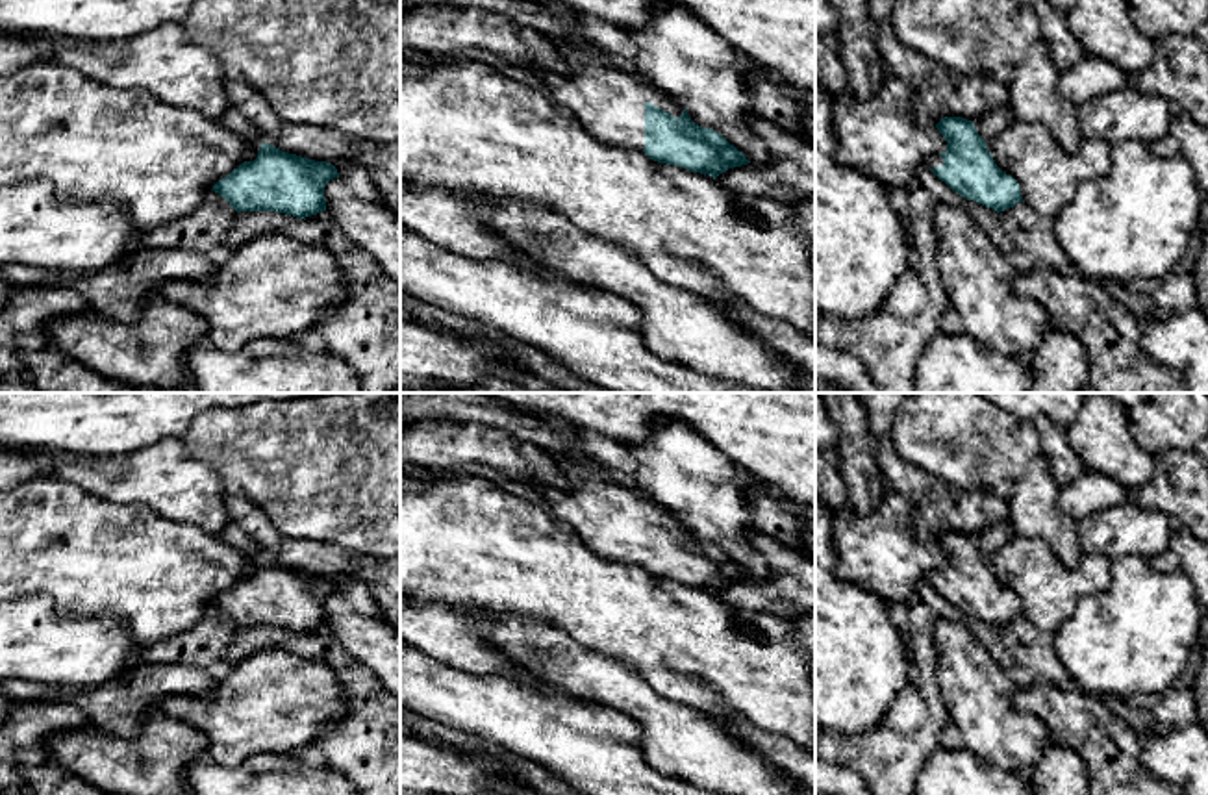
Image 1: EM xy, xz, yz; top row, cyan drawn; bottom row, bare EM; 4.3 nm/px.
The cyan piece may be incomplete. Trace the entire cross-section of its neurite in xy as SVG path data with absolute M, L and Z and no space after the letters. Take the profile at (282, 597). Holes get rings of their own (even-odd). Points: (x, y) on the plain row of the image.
M263 558L254 576L245 576L211 606L241 626L276 626L306 634L326 626L324 602L339 593L326 576L308 574Z

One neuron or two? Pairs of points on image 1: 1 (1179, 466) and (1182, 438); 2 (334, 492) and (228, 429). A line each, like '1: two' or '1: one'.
1: two
2: one

